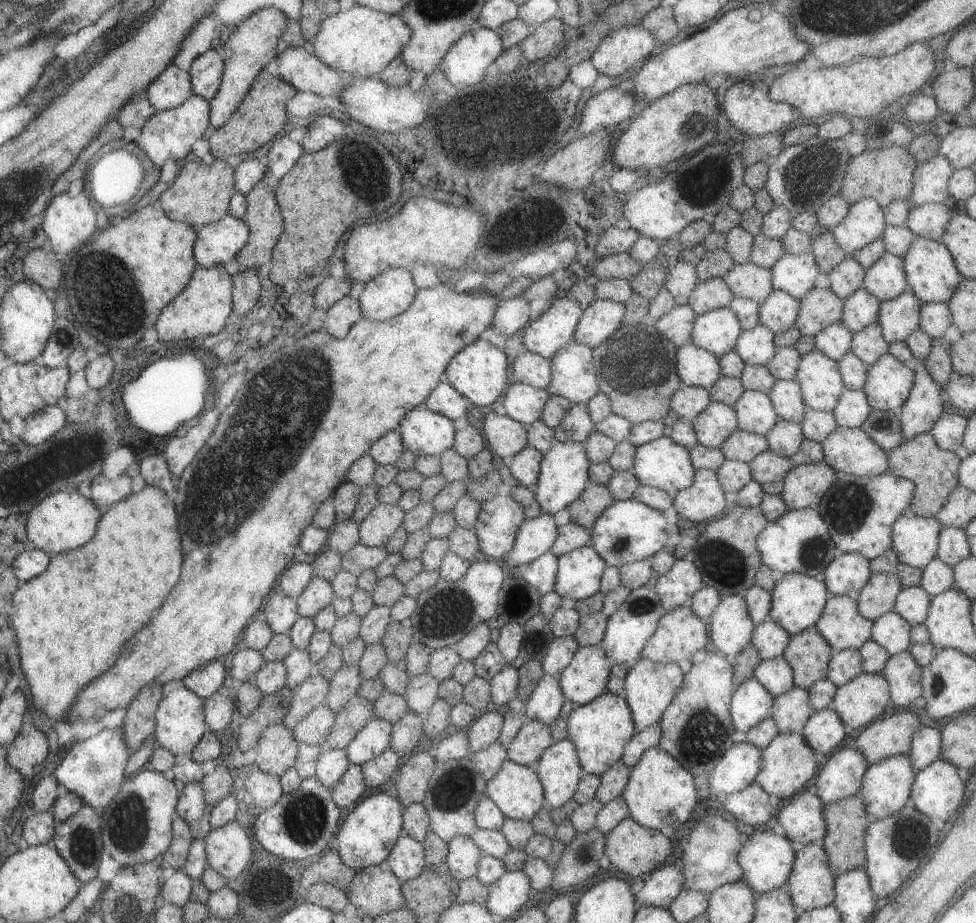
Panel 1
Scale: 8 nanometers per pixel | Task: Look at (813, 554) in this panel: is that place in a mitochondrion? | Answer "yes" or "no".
yes

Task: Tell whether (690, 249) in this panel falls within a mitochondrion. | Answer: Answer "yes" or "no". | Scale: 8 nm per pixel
no

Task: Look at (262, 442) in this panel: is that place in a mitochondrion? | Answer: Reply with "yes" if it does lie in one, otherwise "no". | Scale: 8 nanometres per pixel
yes

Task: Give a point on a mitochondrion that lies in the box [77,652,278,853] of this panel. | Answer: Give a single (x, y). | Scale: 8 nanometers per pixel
(96, 767)

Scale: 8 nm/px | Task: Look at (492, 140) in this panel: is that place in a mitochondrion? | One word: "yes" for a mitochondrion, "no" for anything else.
yes

